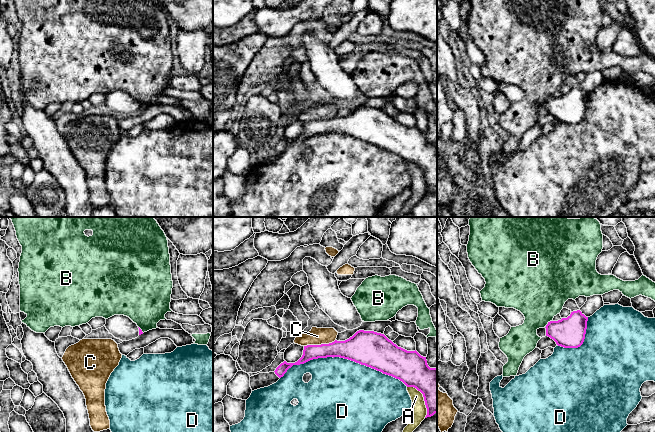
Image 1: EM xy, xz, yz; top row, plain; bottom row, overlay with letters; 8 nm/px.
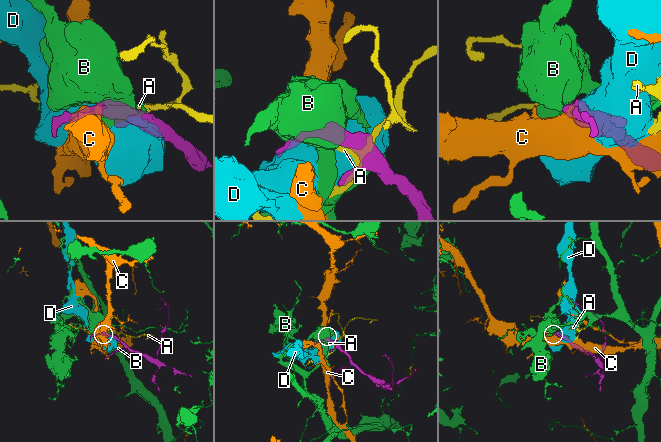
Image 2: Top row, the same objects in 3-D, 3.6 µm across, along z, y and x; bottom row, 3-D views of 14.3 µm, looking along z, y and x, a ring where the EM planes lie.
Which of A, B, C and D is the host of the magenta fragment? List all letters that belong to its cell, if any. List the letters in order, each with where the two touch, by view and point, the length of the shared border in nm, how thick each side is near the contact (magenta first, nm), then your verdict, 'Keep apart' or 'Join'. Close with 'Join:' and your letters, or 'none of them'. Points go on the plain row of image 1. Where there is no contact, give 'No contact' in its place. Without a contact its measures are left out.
A: Touches magenta at xz (424, 174). Shared border 300 nm. Thickness 280 nm (magenta) against 130 nm. Keep apart
B: Touches magenta at yz (548, 99). Shared border 90 nm. Thickness 240 nm (magenta) against 420 nm. Keep apart
C: Touches magenta at xz (319, 121). Shared border 260 nm. Thickness 160 nm (magenta) against 140 nm. Keep apart
D: Touches magenta at xz (343, 133). Shared border 1050 nm. Thickness 280 nm (magenta) against 480 nm. Keep apart
Join: none of them

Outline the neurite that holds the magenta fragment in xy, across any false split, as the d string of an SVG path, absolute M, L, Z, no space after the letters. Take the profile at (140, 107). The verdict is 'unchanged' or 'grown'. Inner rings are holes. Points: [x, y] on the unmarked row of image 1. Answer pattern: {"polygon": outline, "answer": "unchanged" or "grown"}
{"polygon": "M114 91L106 95L105 103L110 110L122 117L132 116L143 110L137 100L124 91Z", "answer": "grown"}

